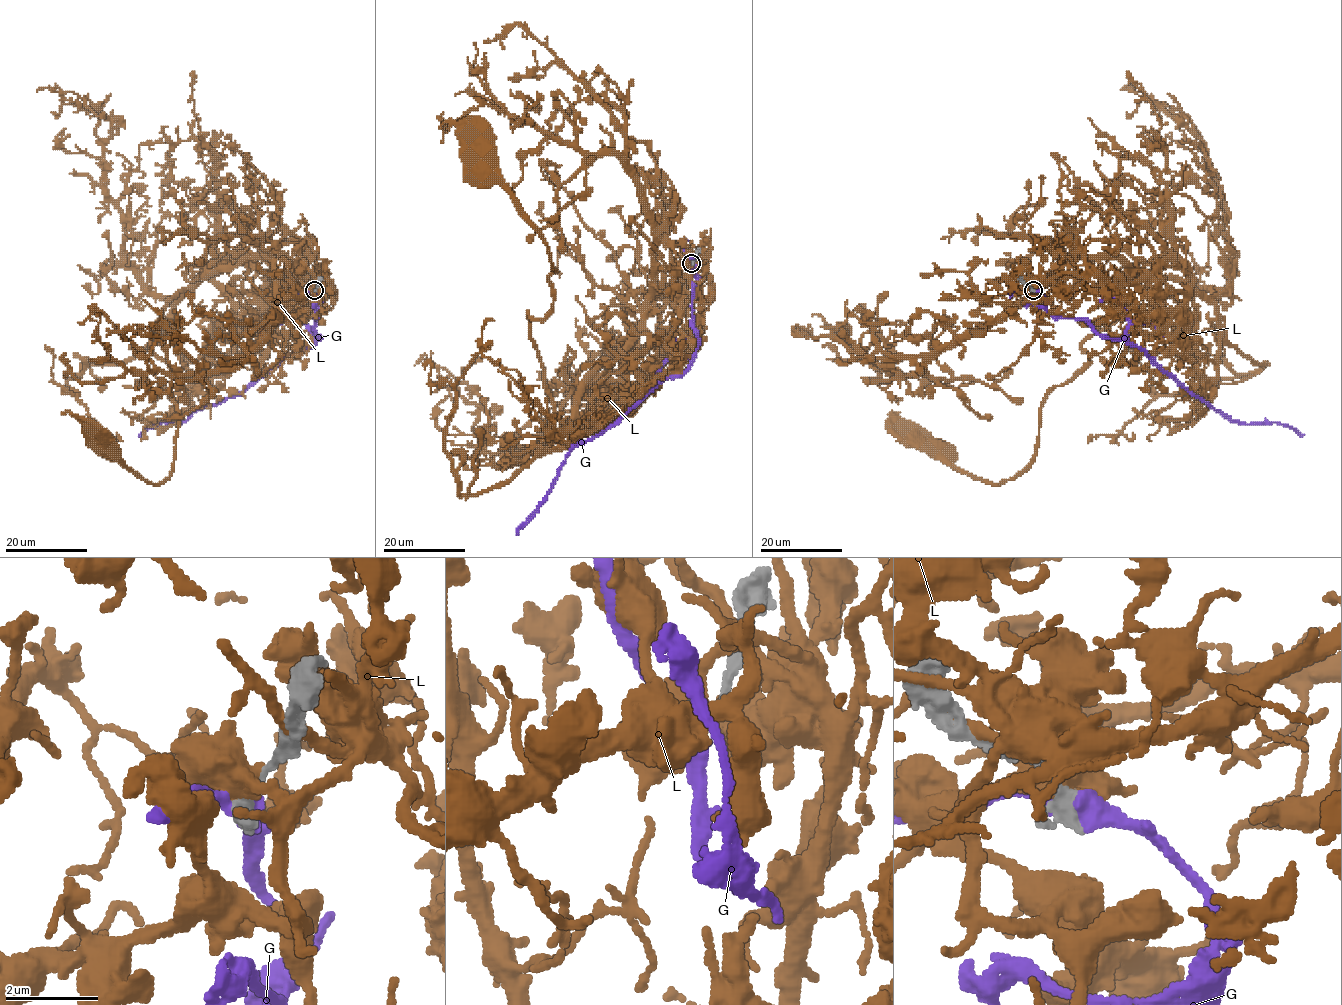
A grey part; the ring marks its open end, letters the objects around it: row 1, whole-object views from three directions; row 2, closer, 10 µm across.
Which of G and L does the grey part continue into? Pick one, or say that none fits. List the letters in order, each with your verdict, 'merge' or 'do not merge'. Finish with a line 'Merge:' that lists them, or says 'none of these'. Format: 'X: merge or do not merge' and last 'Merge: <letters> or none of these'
G: merge
L: do not merge
Merge: G

